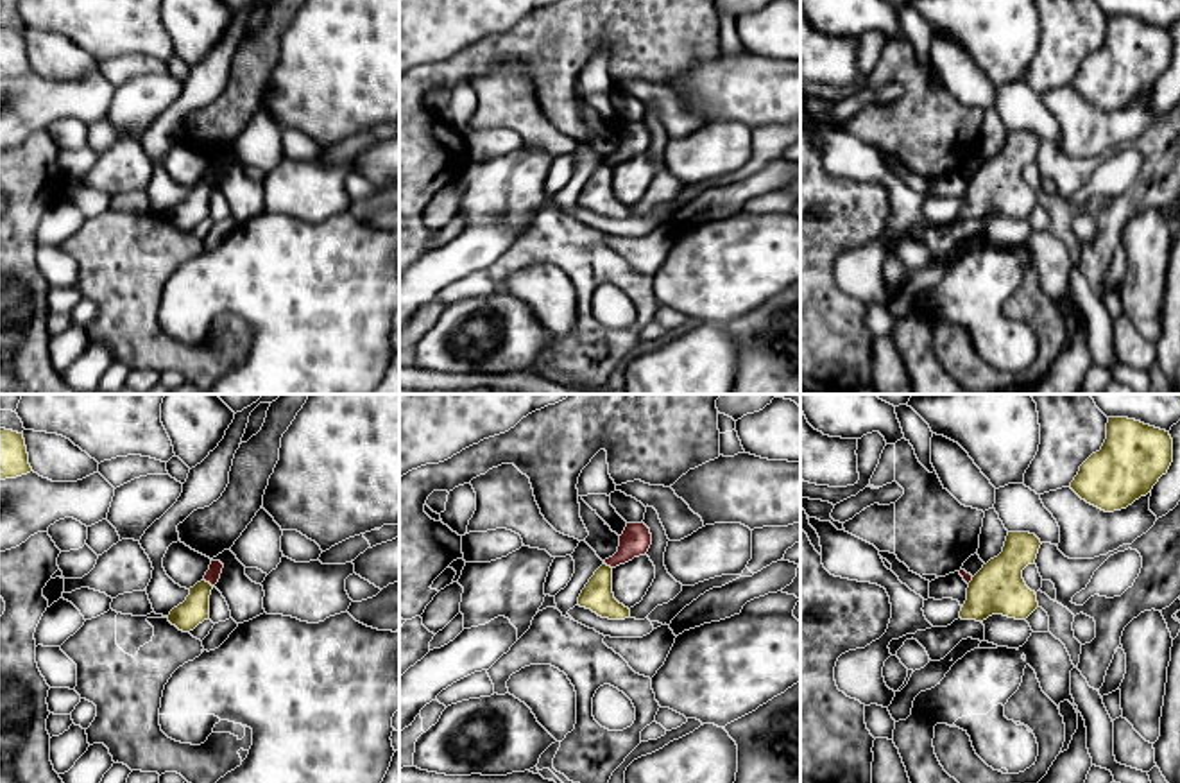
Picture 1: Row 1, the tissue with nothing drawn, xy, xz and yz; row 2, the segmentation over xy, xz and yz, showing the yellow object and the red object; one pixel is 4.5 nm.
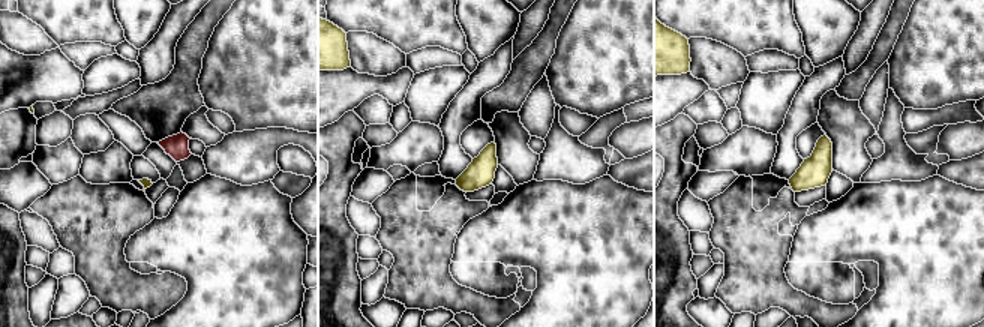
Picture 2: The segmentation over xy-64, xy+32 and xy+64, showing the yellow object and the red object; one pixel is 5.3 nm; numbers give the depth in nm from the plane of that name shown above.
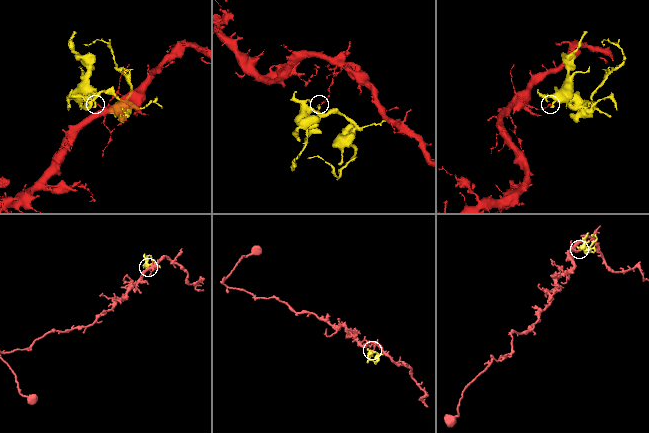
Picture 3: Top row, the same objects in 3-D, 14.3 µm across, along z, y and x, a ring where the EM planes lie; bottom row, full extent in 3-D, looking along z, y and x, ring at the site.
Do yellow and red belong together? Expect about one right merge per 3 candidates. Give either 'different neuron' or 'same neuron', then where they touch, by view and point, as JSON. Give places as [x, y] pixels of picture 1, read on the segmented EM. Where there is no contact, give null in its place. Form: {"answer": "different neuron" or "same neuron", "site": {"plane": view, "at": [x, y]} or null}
{"answer": "different neuron", "site": {"plane": "xy", "at": [208, 583]}}

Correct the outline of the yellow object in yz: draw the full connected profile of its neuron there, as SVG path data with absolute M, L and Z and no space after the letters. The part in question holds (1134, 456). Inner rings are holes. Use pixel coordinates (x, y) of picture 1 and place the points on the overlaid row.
M1108 417L1101 450L1080 466L1069 487L1087 503L1114 512L1151 493L1171 462L1169 432L1128 417Z

